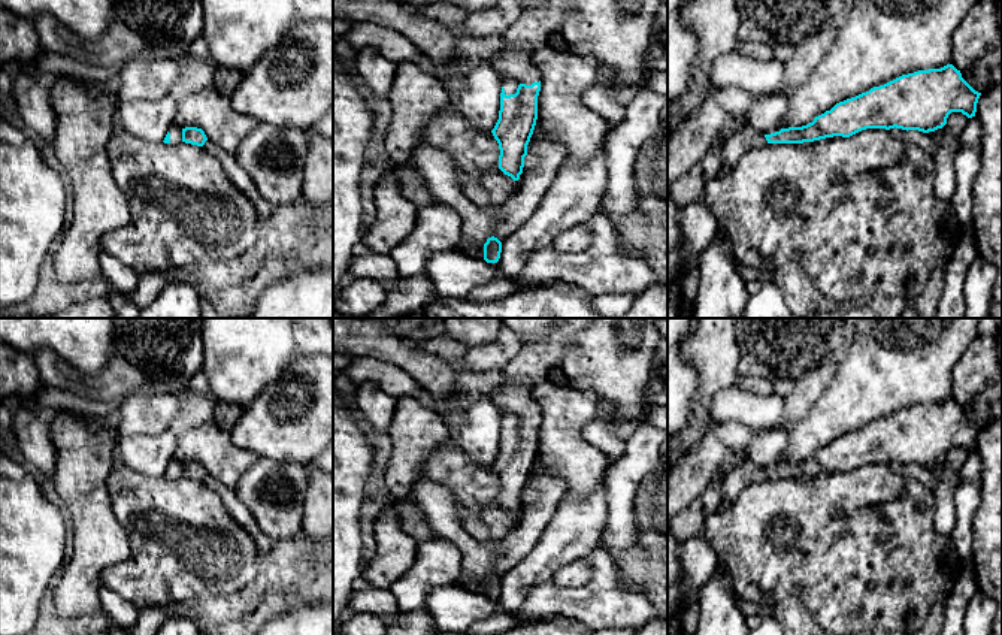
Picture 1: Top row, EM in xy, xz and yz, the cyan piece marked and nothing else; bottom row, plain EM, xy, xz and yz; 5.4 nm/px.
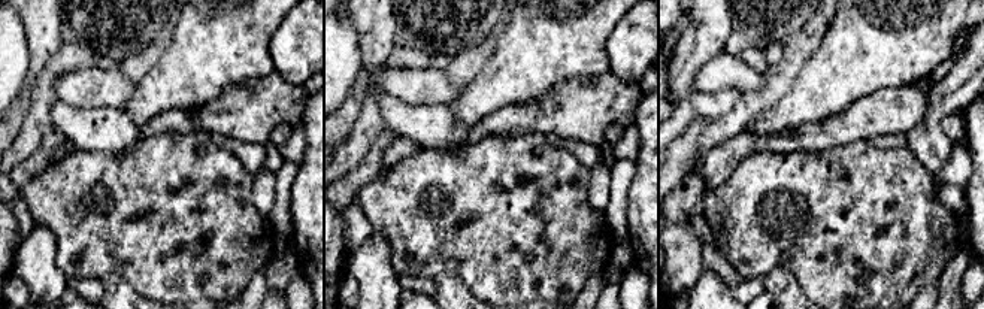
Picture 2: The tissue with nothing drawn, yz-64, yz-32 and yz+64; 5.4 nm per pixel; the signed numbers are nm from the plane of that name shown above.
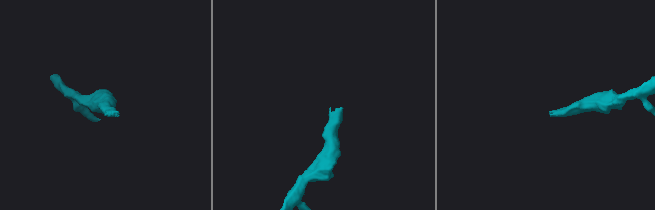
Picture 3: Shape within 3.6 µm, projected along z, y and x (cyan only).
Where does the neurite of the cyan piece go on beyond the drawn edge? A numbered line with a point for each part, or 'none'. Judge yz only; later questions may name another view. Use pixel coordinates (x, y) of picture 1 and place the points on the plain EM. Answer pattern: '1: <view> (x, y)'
1: yz (745, 472)

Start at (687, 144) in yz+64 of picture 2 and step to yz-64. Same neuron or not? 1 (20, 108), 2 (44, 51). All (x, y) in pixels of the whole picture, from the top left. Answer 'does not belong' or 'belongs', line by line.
1: does not belong
2: does not belong

